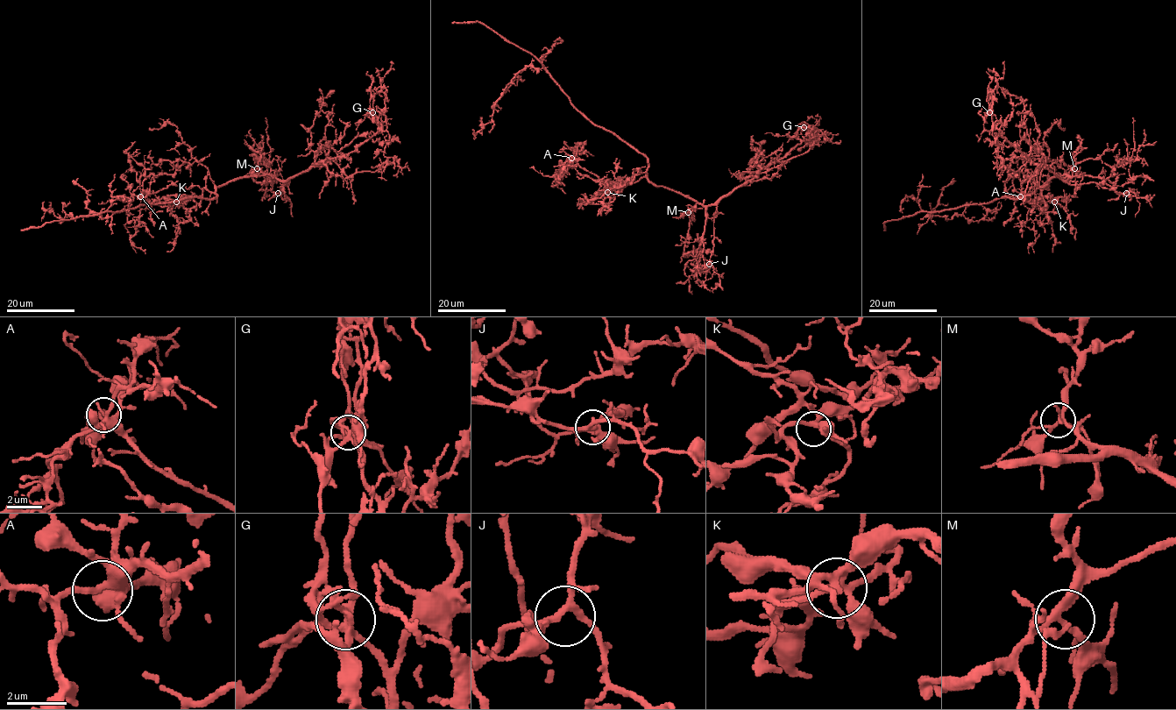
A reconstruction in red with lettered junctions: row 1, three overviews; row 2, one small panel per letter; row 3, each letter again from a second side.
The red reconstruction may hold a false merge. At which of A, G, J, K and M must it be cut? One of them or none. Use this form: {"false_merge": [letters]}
{"false_merge": []}

